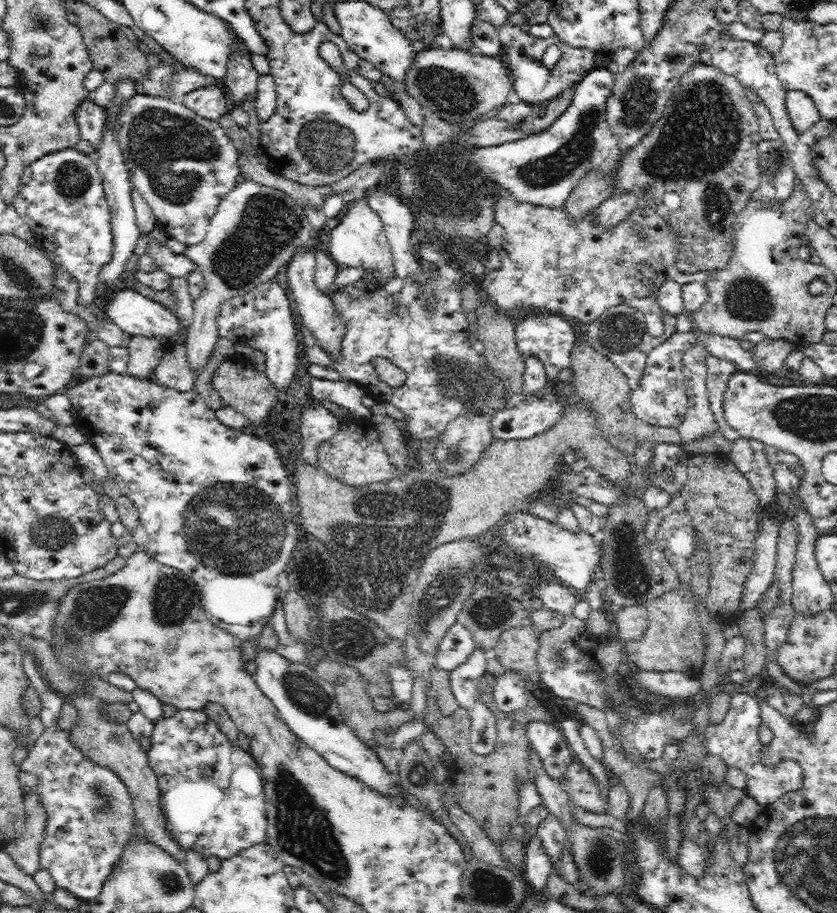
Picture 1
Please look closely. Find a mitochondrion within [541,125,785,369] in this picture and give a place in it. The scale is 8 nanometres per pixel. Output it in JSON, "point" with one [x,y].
{"point":[747,299]}

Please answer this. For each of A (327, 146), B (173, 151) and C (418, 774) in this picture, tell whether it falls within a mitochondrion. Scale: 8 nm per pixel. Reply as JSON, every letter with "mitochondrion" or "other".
{"A":"mitochondrion","B":"mitochondrion","C":"mitochondrion"}

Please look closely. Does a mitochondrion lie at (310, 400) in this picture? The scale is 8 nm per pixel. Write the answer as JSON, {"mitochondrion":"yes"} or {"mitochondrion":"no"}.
{"mitochondrion":"no"}

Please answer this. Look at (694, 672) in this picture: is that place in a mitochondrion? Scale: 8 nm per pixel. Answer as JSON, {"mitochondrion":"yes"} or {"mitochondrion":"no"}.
{"mitochondrion":"no"}

